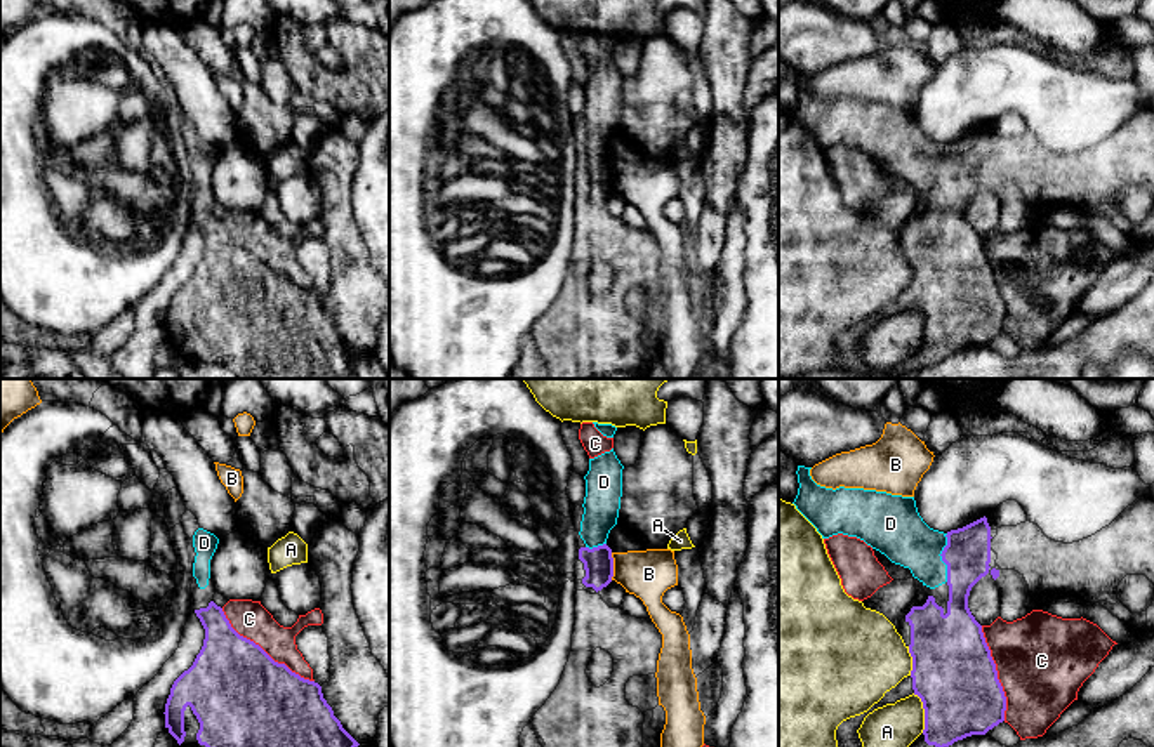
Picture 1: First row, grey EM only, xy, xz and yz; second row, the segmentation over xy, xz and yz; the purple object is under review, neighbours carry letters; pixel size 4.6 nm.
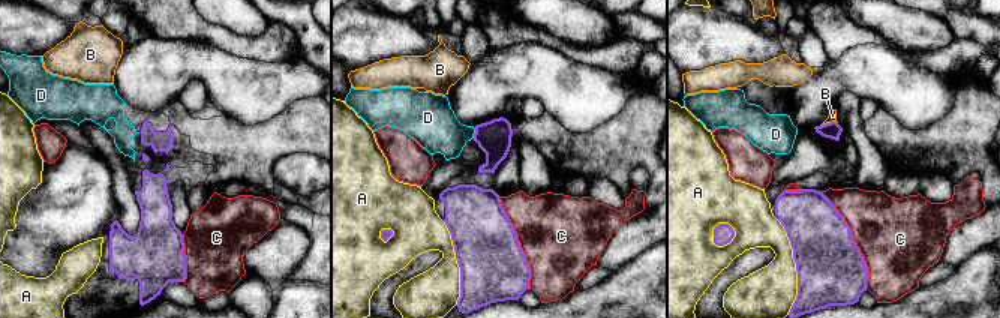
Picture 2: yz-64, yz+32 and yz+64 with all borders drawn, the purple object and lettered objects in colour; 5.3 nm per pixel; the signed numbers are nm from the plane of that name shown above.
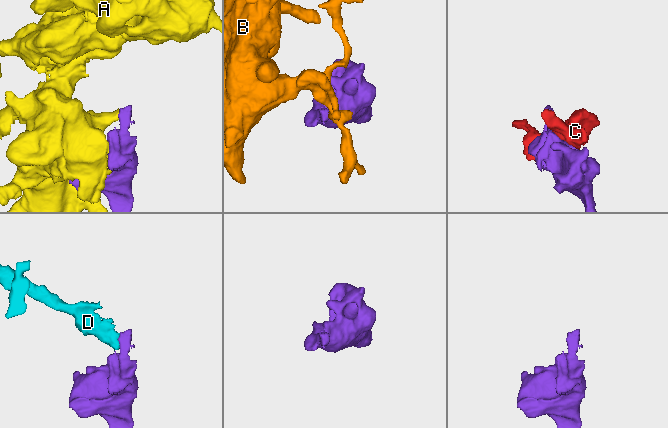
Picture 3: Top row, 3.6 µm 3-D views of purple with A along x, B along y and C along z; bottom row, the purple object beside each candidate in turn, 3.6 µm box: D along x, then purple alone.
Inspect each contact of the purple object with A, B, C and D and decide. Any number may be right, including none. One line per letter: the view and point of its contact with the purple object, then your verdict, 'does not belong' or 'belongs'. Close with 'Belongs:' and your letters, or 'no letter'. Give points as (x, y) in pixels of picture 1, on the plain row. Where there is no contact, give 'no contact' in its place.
A: contact yz (925, 323); does not belong
B: contact xz (612, 178); does not belong
C: contact xy (263, 261); does not belong
D: contact yz (942, 169); belongs
Belongs: D

